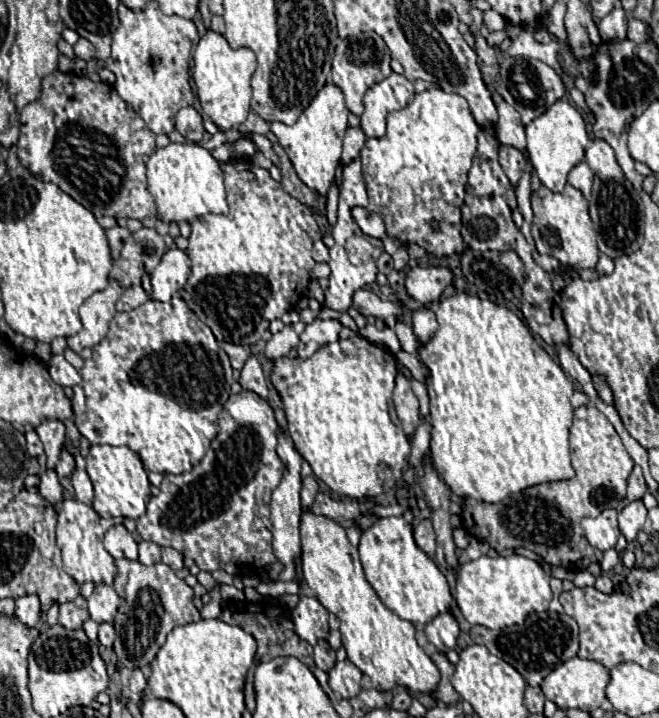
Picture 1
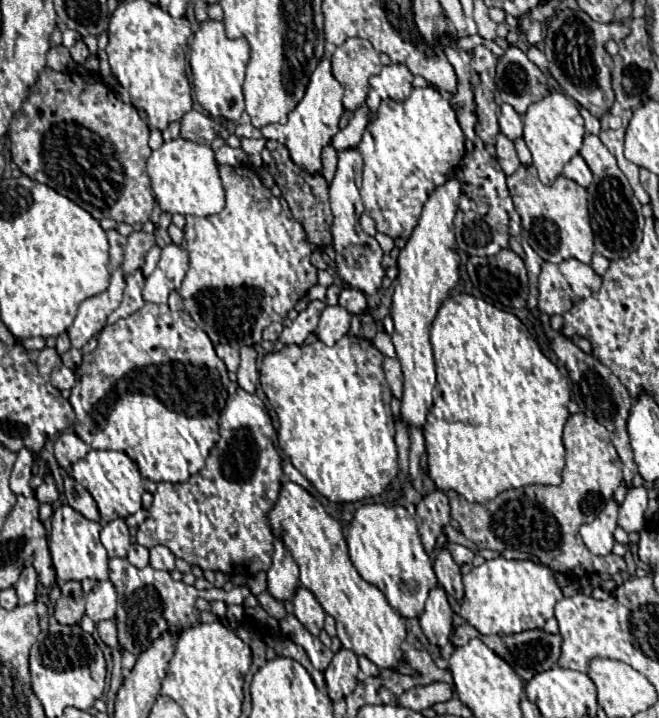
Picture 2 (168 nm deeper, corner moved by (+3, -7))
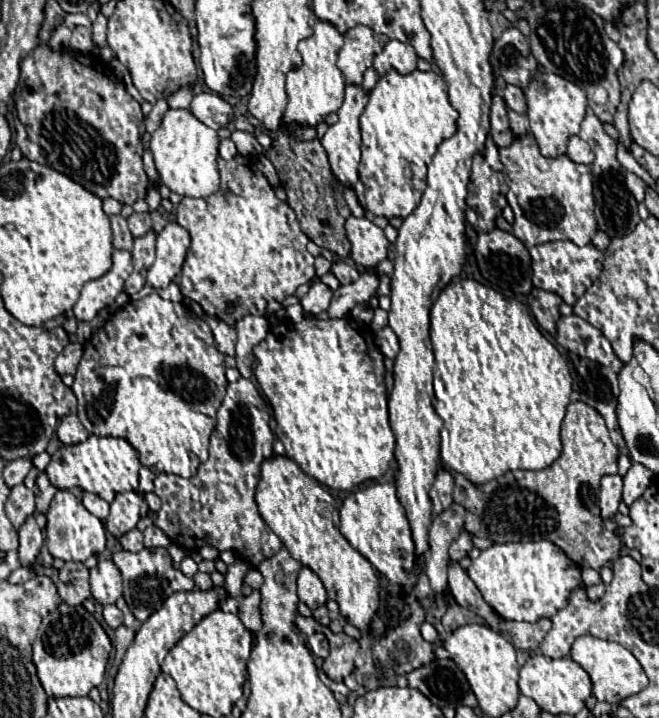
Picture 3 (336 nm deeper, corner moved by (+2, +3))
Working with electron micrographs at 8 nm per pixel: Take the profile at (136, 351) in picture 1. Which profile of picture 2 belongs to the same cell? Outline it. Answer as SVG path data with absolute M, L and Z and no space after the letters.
M146 303L140 311L132 313L126 319L118 319L114 325L108 325L102 329L100 337L98 337L98 347L88 353L82 361L82 365L76 369L76 387L72 387L72 395L70 395L70 403L76 411L76 423L74 431L76 435L88 443L92 449L112 449L112 451L122 451L126 453L130 459L134 459L138 463L138 469L142 473L142 477L160 483L160 481L168 481L168 483L186 483L190 479L190 475L198 473L204 467L204 461L210 453L210 449L216 445L218 441L218 417L220 411L226 405L226 389L220 381L220 373L216 369L216 353L212 347L210 337L192 321L192 317L186 311L172 311L168 305L156 305L156 303Z

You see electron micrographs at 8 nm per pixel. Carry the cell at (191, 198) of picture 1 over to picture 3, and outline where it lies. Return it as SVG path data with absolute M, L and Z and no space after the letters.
M169 109L163 117L161 127L151 135L149 147L161 181L169 191L181 197L209 197L219 189L219 169L217 169L217 131L197 121L187 109Z

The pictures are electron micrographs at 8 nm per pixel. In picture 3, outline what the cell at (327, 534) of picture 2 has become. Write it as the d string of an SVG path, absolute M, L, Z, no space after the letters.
M273 455L261 465L255 501L261 517L289 549L291 557L319 575L327 597L339 603L341 617L359 631L365 631L381 605L379 579L373 565L369 565L369 561L365 561L365 557L361 557L361 553L357 553L341 535L339 511L333 497L313 477L305 475L295 461Z

